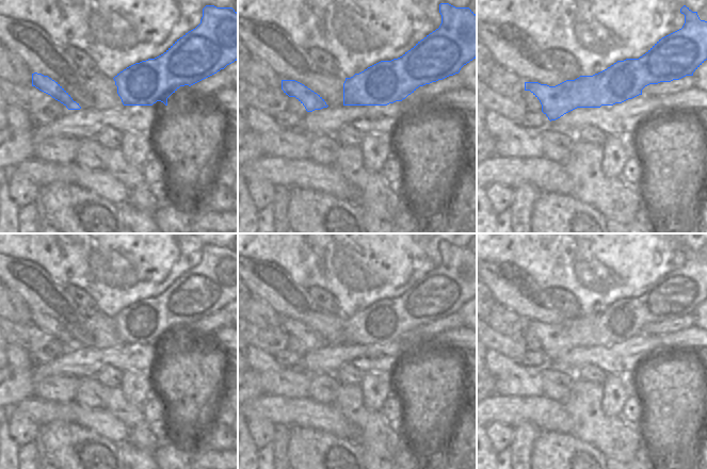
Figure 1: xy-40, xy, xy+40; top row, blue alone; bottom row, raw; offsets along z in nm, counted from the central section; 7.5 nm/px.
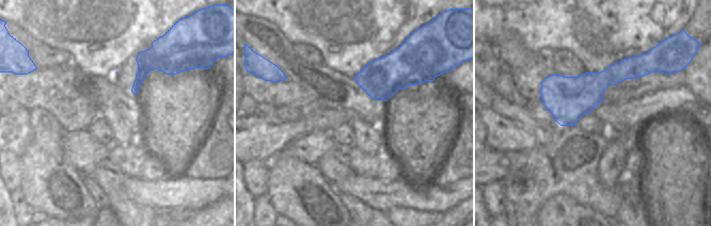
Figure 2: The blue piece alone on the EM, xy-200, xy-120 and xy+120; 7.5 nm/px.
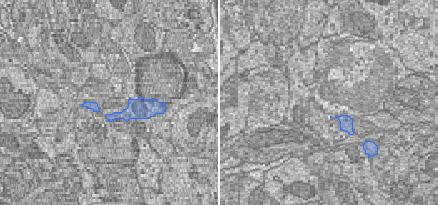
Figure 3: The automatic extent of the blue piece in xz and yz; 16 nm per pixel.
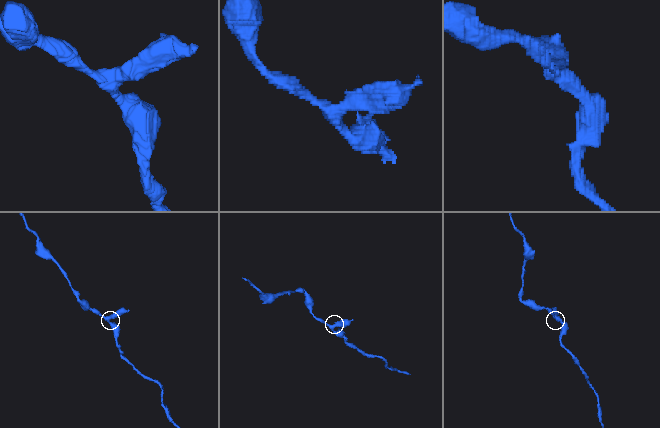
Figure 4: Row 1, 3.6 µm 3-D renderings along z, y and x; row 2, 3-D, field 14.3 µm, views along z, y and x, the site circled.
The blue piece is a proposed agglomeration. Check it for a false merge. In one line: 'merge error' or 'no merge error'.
merge error

